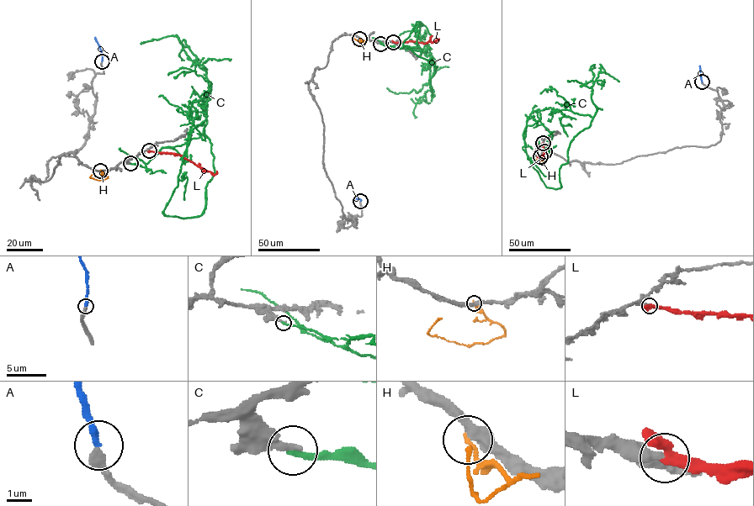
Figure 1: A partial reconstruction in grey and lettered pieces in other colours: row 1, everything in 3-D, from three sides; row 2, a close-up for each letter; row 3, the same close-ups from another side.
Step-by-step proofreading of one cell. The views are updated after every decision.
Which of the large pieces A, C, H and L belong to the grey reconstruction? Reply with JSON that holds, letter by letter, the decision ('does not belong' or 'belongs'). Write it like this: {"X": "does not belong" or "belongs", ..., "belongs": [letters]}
{"A": "belongs", "C": "does not belong", "H": "does not belong", "L": "belongs", "belongs": ["A", "L"]}

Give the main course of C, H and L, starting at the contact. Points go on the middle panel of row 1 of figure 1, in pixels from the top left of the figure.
C: (380, 44), (426, 50), (418, 23), (402, 44), (437, 66), (432, 95), (428, 82), (416, 92), (386, 88)
H: (359, 39), (364, 41), (354, 39), (354, 34)
L: (393, 42), (424, 43), (438, 39)

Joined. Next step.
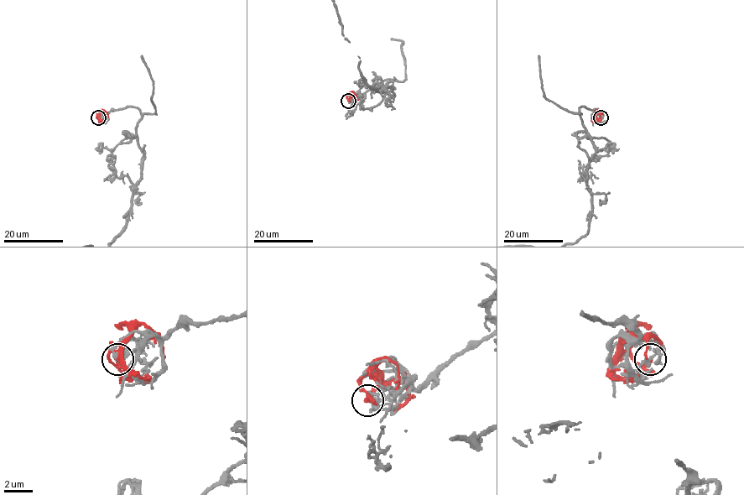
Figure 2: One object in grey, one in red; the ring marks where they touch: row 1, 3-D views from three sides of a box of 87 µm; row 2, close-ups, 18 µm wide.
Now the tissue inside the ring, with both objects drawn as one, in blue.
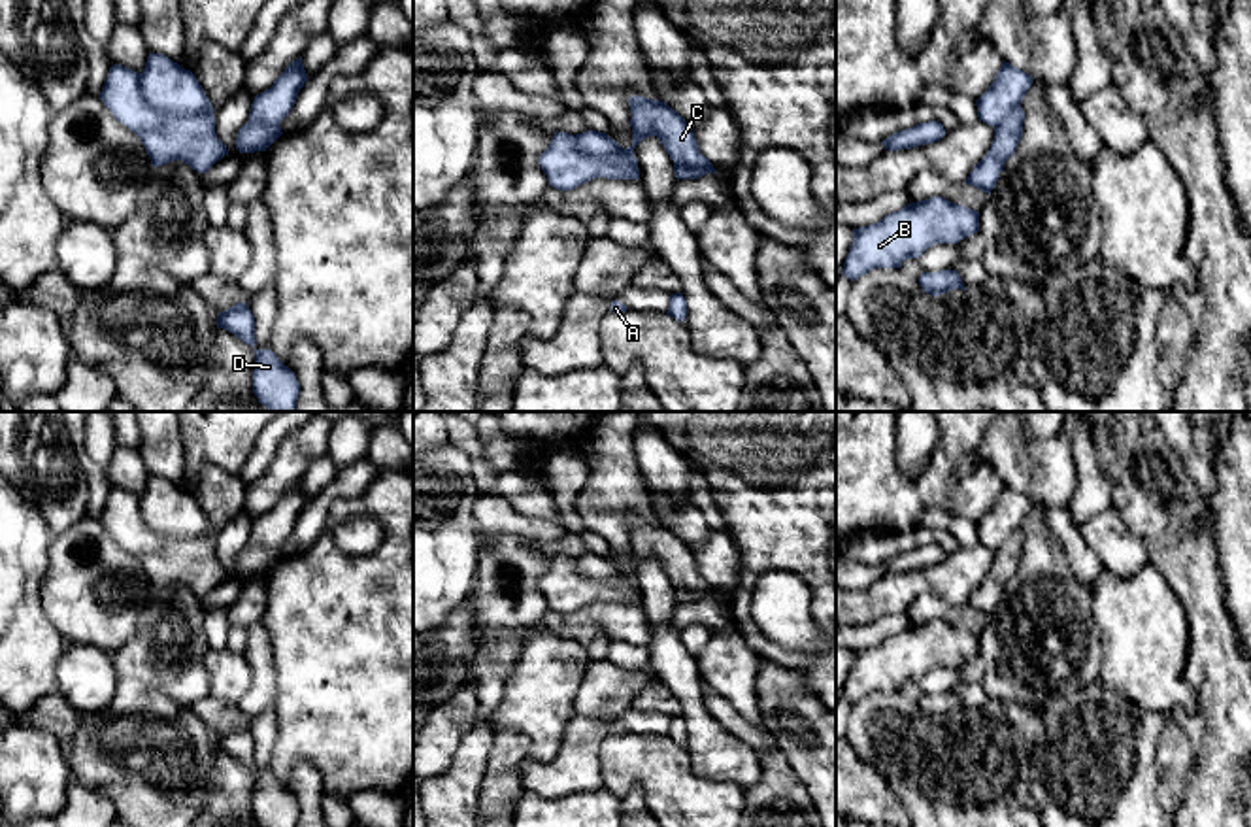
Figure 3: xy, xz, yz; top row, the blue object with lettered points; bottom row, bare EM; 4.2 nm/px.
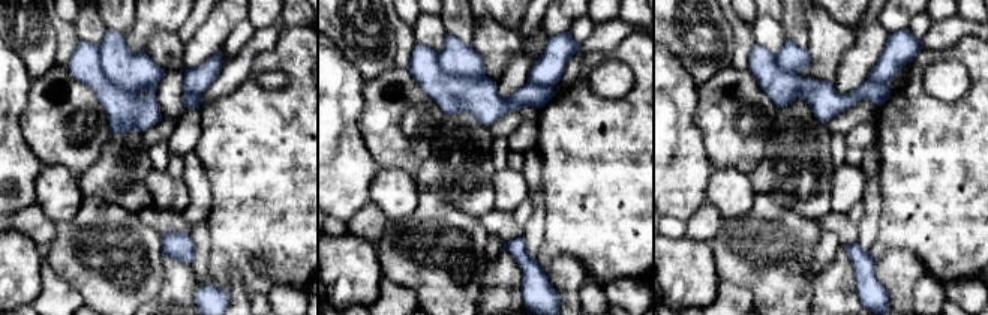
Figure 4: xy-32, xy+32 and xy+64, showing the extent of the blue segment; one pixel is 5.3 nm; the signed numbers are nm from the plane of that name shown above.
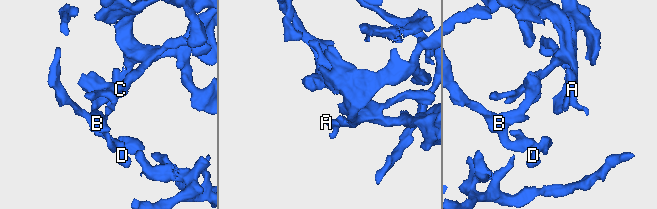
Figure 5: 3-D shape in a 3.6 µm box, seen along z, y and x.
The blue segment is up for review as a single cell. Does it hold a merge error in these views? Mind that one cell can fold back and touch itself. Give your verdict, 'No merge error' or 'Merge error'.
Merge error

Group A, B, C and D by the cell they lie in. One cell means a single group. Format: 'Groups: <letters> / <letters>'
Groups: A C / B D

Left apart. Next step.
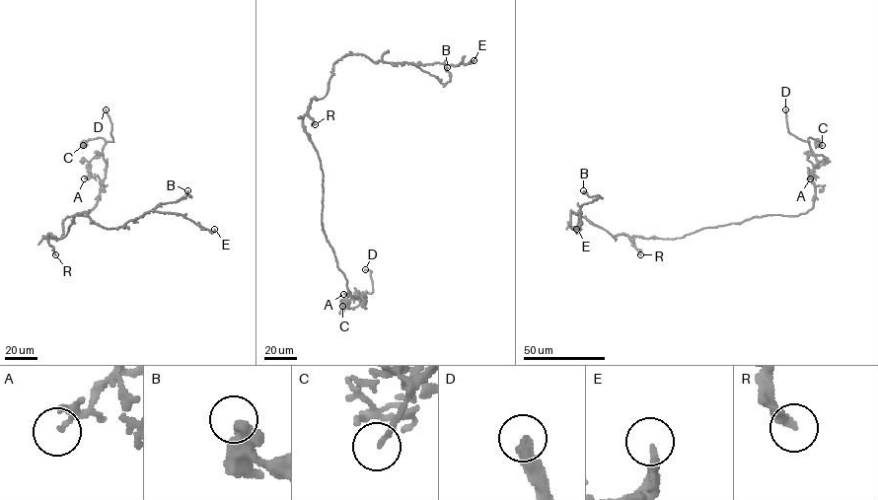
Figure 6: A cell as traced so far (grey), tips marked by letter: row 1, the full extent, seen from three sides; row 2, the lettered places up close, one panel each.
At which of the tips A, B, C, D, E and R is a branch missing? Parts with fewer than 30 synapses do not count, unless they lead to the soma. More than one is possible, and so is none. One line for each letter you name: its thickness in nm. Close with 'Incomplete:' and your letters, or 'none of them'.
D: Thickness 400 nm
Incomplete: D

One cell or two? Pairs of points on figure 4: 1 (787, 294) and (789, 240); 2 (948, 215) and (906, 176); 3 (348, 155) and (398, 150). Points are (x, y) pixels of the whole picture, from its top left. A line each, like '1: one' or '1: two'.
1: one
2: one
3: two

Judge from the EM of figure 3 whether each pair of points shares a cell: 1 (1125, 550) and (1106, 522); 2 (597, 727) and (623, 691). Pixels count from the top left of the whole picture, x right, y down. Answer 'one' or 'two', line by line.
1: one
2: two

